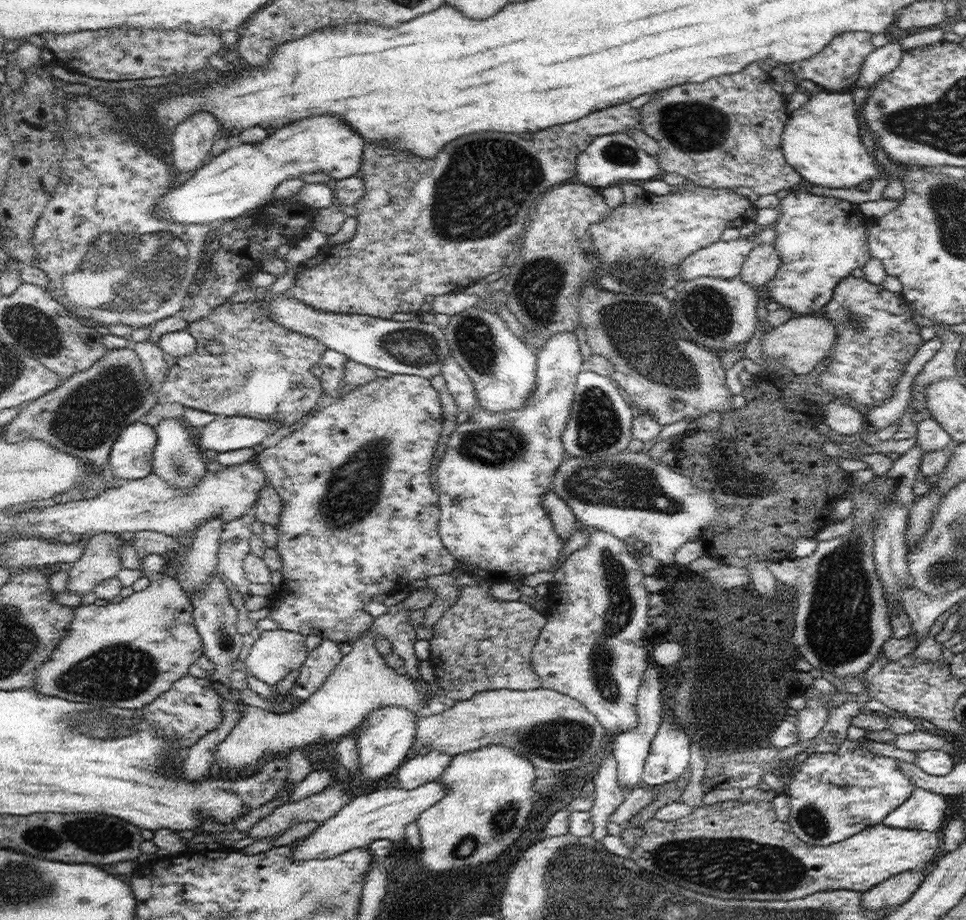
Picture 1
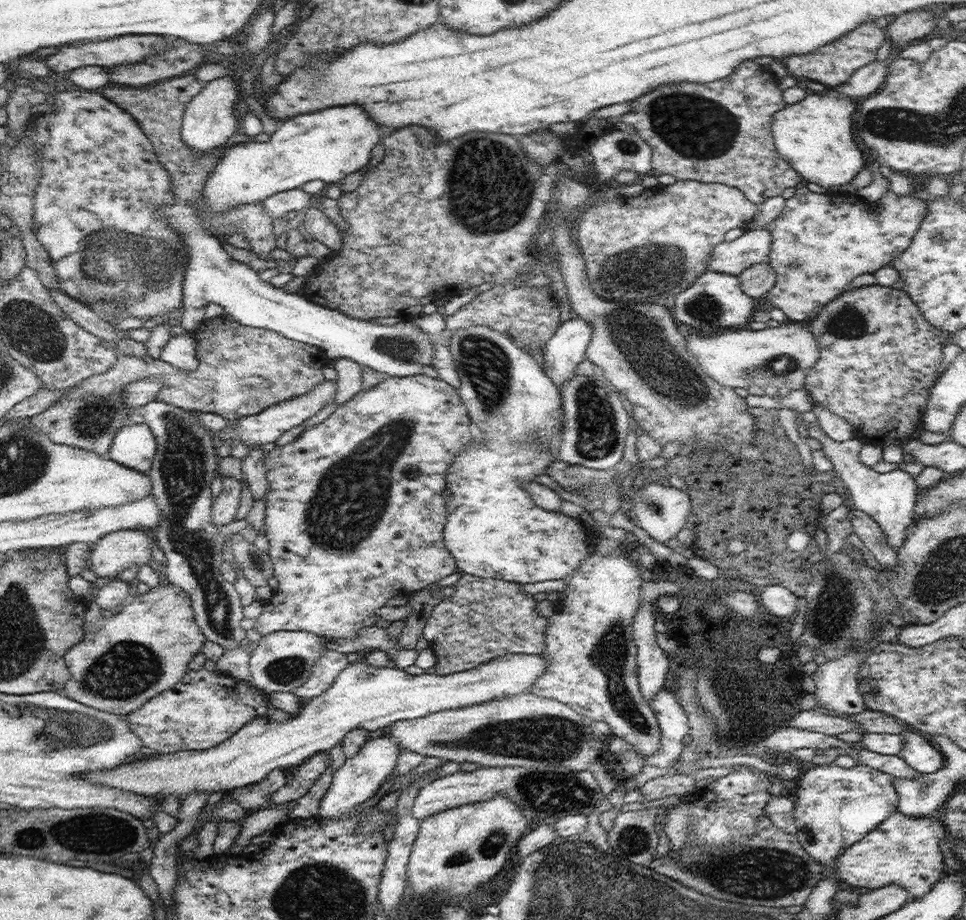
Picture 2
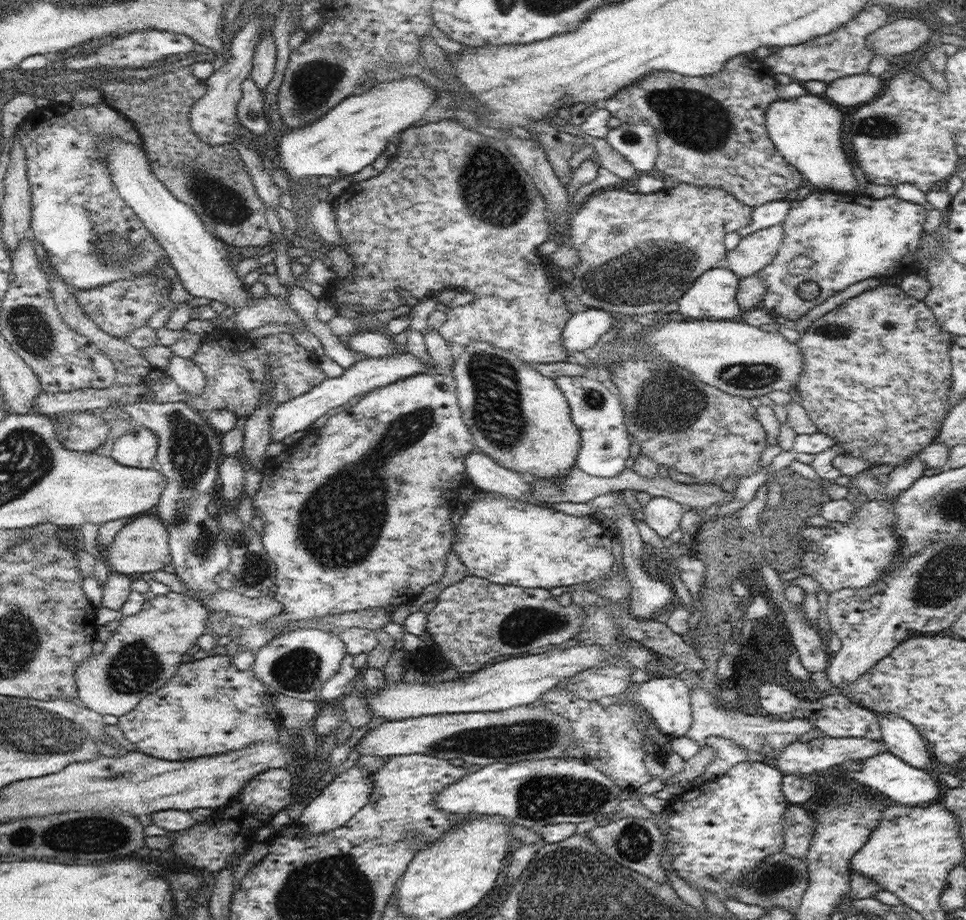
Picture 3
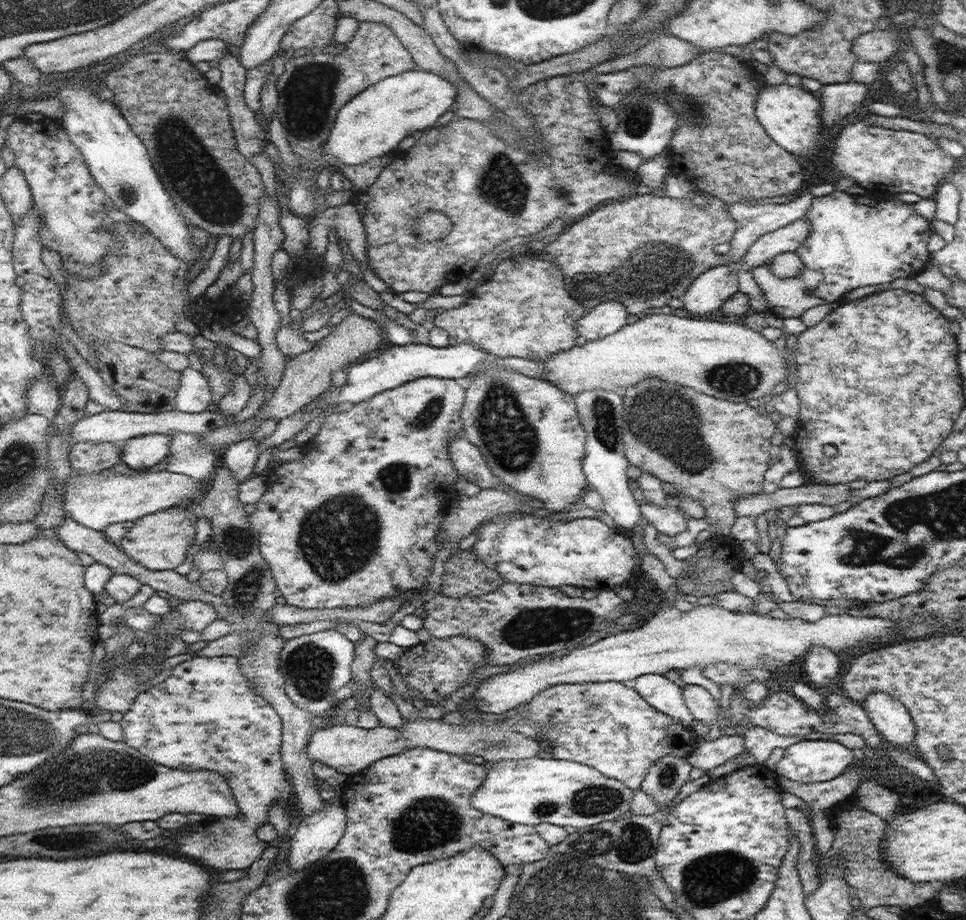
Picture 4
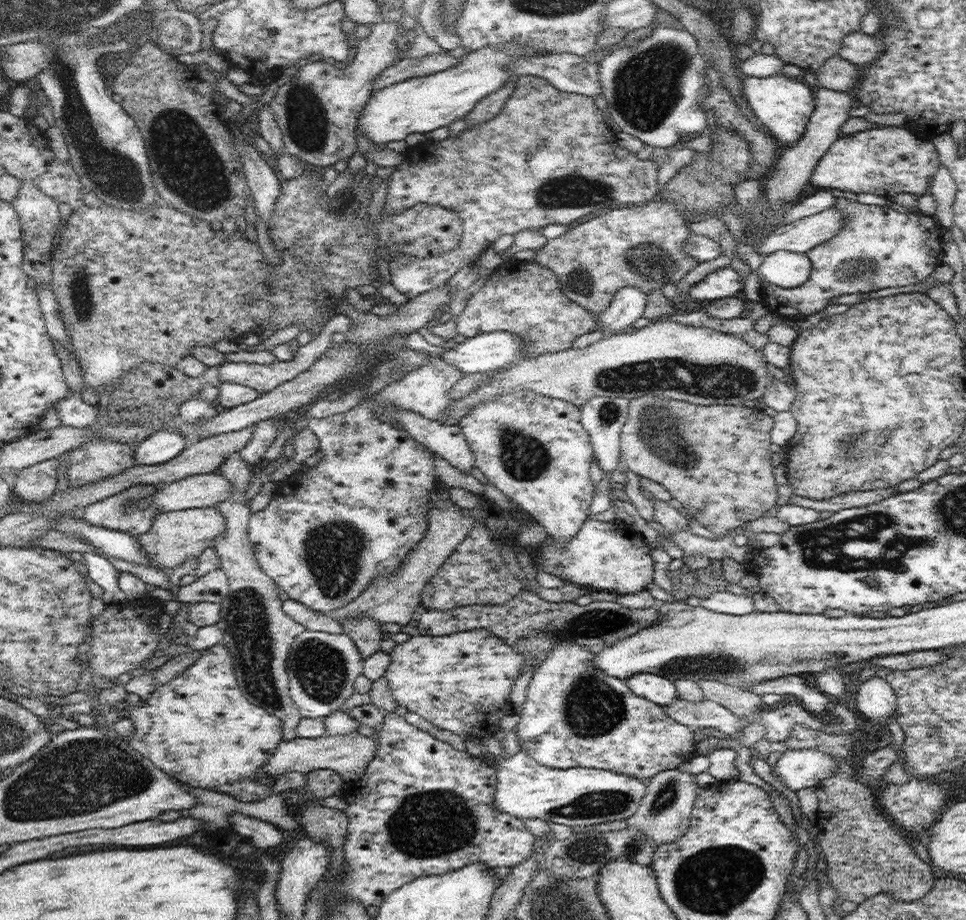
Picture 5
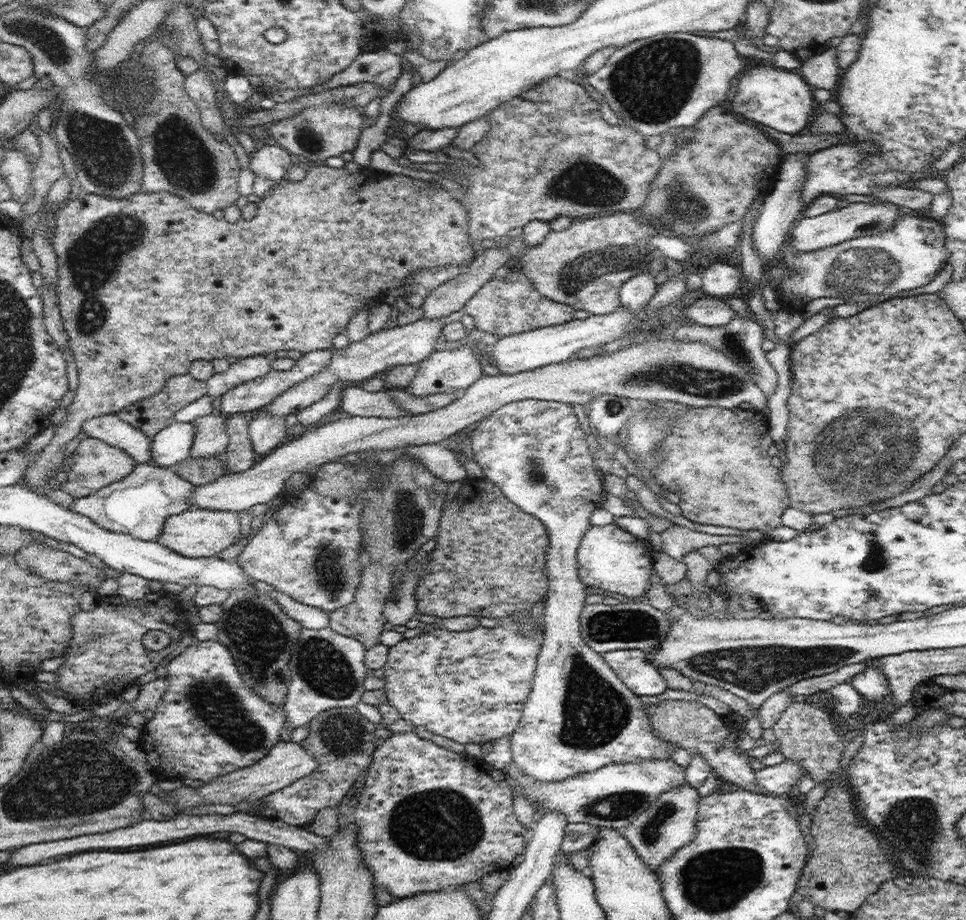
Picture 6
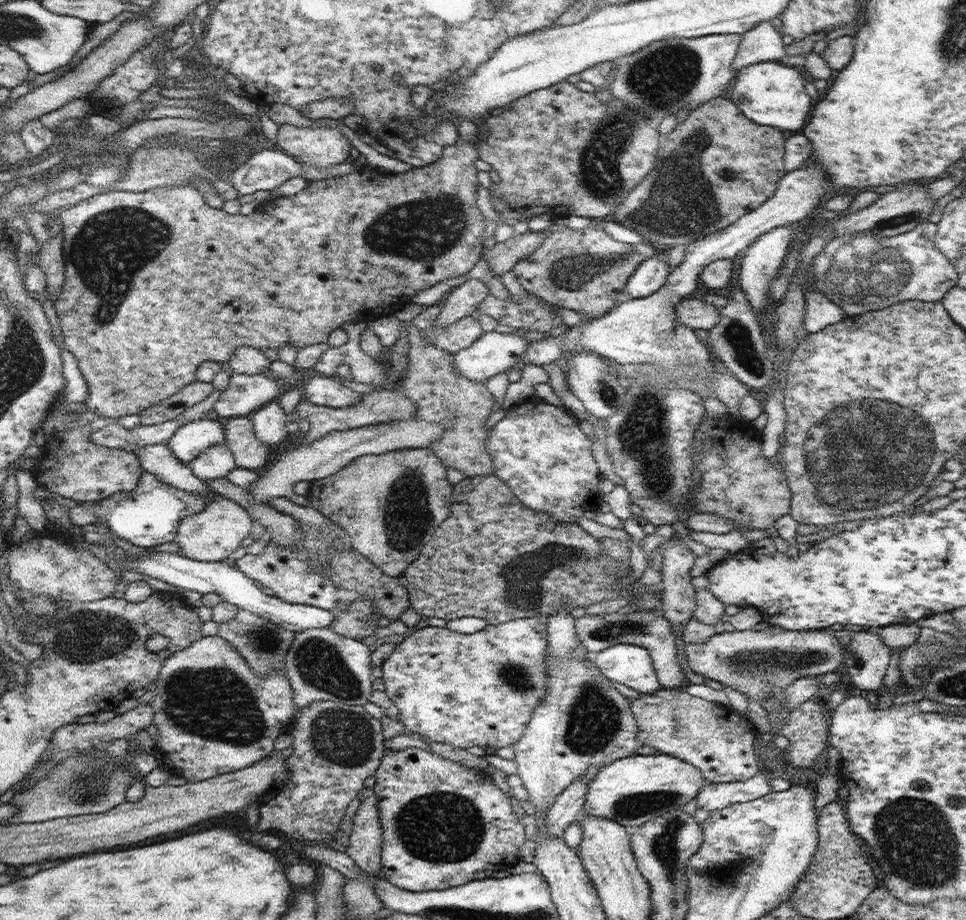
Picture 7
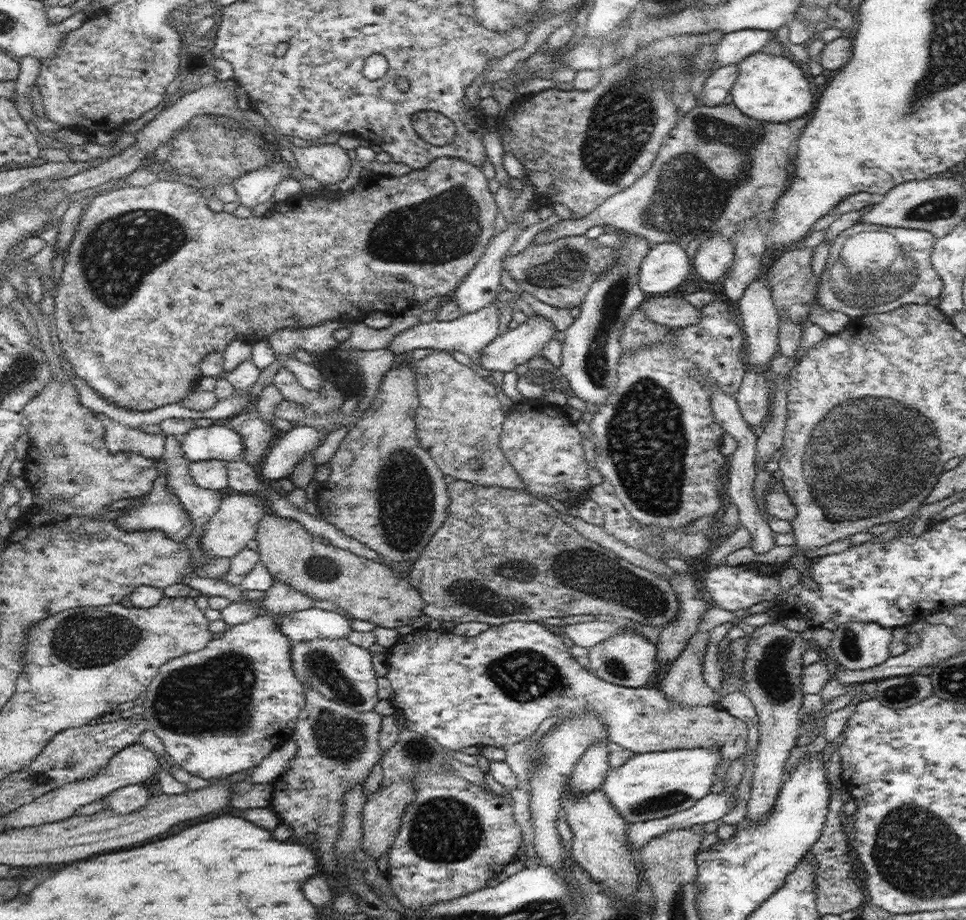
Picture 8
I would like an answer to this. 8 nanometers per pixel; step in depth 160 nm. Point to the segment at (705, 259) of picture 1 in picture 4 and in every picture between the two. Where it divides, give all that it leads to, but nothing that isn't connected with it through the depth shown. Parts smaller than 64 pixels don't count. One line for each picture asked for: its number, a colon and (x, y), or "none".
2: (733, 257)
3: (755, 251)
4: (788, 238)

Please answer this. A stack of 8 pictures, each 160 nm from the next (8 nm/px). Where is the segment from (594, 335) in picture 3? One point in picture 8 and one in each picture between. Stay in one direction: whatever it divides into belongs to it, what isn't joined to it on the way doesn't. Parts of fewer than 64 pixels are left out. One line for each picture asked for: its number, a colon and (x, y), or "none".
4: (606, 318)
5: (627, 307)
6: (636, 292)
7: (649, 276)
8: (666, 266)

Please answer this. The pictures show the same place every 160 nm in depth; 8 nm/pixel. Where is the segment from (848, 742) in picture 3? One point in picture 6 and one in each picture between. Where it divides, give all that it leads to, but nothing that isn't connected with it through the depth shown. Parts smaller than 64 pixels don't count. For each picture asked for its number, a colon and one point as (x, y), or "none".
4: (808, 760)
5: (796, 768)
6: (778, 779)

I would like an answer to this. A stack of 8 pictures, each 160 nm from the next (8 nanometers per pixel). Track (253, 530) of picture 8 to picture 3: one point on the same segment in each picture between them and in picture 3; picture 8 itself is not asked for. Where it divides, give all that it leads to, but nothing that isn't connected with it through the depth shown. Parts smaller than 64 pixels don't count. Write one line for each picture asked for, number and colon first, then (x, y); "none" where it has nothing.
3: (142, 546)
4: (160, 541)
5: (175, 536)
6: (197, 532)
7: (212, 535)

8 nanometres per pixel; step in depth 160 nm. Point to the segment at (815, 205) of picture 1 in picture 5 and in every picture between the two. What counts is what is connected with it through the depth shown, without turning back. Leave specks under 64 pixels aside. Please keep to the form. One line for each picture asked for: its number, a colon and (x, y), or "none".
2: (820, 242)
3: (836, 239)
4: (854, 241)
5: (890, 248)

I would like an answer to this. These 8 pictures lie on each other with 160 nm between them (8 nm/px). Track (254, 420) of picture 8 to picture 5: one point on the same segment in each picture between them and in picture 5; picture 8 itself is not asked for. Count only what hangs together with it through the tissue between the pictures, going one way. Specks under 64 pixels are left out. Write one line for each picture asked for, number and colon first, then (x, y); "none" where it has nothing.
5: (258, 633)
6: (240, 457)
7: (248, 452)

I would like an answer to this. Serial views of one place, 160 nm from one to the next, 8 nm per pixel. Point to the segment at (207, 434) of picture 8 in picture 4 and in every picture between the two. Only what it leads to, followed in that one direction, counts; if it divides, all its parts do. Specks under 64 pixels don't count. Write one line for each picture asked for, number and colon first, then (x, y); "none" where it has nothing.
4: (146, 451)
5: (164, 445)
6: (170, 447)
7: (190, 439)

